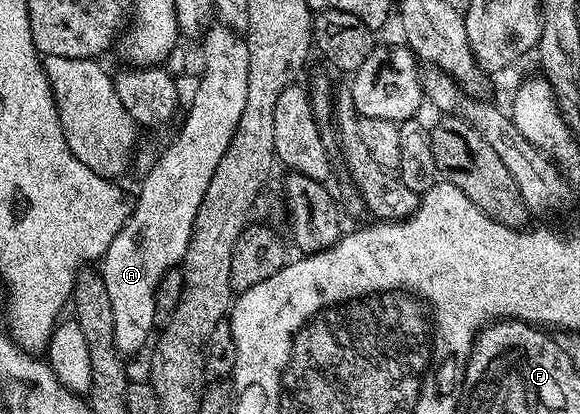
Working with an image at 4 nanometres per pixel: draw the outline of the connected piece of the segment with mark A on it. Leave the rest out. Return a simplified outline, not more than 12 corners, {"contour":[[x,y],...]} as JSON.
{"contour":[[207,27],[184,127],[98,270],[124,356],[153,337],[246,108],[247,41]]}

